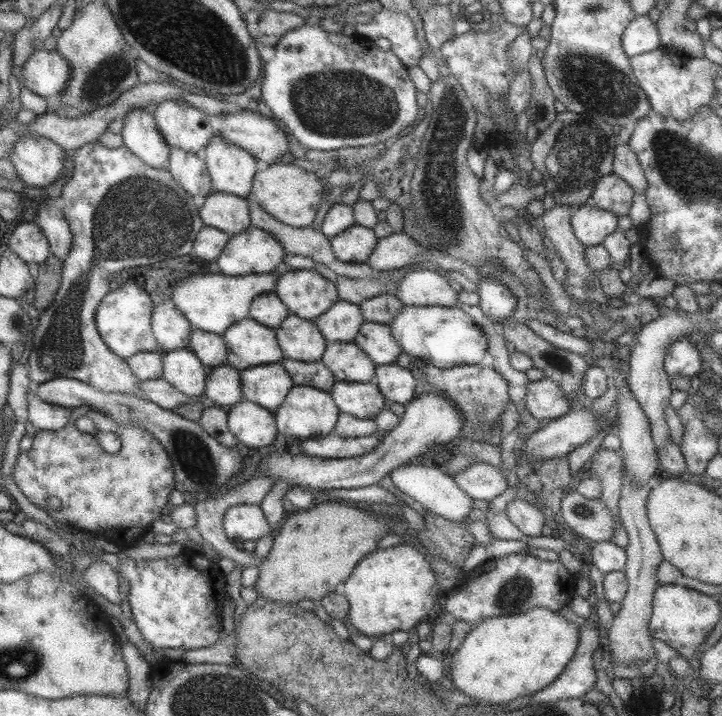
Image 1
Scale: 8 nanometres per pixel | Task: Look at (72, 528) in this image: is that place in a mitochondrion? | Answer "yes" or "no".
no

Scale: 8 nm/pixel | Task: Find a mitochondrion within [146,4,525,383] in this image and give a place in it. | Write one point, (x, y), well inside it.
(341, 105)

